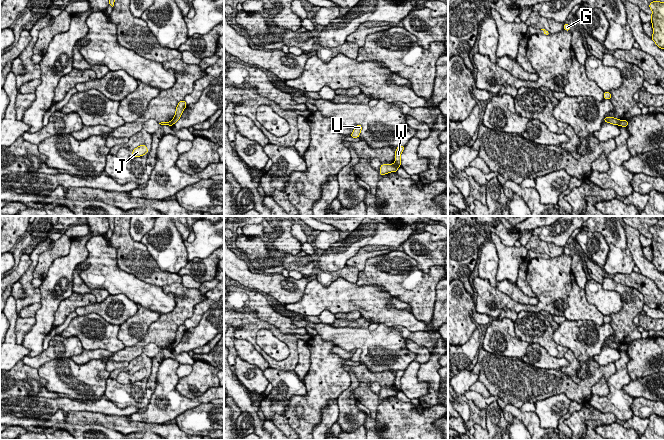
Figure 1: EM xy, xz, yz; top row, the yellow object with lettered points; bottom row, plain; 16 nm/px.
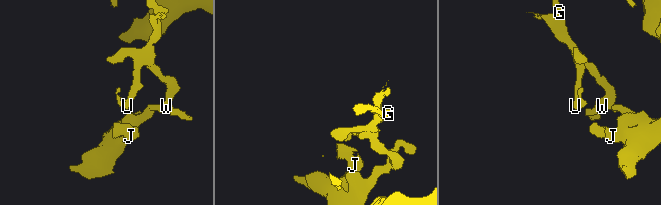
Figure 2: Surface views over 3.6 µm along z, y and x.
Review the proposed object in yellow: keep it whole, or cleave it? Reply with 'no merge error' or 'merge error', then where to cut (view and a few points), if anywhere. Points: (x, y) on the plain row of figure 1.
merge error | xz (395, 386), (398, 390)

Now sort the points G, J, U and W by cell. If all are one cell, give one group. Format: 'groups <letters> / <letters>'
groups G U W / J

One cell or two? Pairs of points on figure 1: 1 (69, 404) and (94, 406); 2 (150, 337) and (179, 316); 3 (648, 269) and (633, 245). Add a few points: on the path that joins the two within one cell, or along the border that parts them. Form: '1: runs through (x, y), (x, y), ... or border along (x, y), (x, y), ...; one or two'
1: runs through (75, 405), (88, 406); one
2: runs through (157, 333), (172, 320); one
3: runs through (642, 263), (636, 251); one

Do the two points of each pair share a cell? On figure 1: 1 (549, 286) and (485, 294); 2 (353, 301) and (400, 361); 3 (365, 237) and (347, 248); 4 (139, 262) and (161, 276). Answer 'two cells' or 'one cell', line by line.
1: one cell
2: two cells
3: one cell
4: one cell

